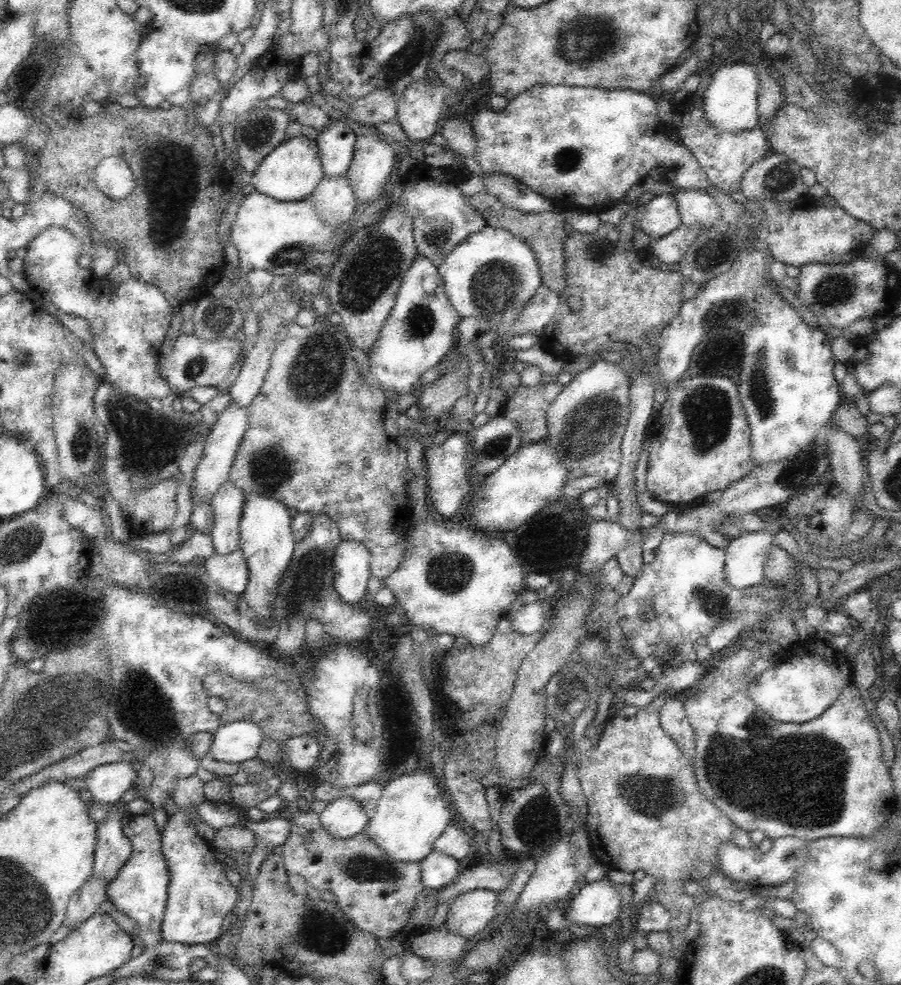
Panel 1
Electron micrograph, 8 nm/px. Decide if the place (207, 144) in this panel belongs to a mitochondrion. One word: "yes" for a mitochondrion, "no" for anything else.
no

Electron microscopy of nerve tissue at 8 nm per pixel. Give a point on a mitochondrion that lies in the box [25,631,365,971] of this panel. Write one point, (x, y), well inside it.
(144, 711)

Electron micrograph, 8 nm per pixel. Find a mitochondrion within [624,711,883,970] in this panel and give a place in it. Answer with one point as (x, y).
(726, 756)

